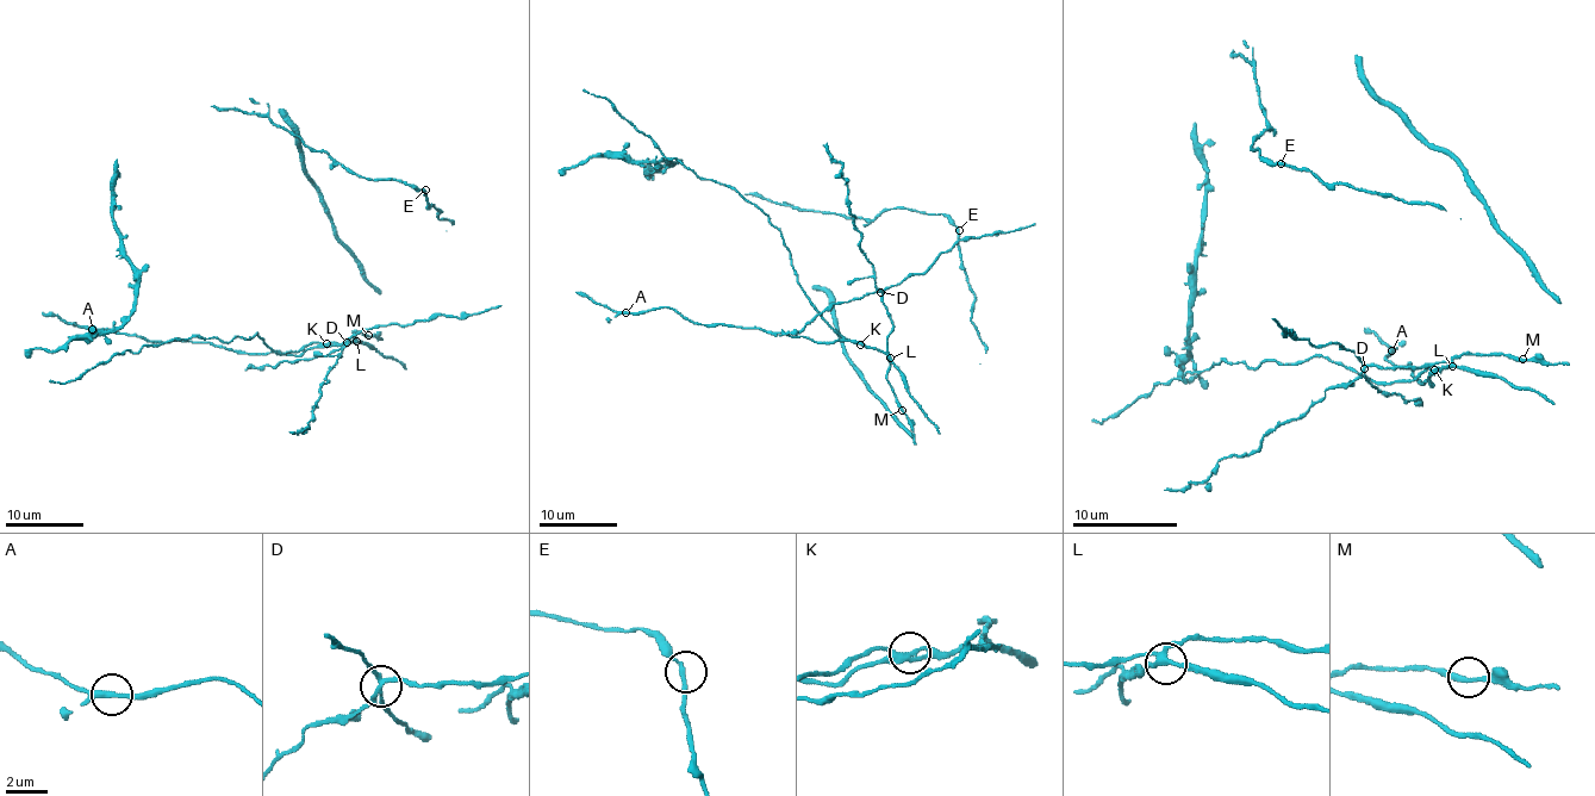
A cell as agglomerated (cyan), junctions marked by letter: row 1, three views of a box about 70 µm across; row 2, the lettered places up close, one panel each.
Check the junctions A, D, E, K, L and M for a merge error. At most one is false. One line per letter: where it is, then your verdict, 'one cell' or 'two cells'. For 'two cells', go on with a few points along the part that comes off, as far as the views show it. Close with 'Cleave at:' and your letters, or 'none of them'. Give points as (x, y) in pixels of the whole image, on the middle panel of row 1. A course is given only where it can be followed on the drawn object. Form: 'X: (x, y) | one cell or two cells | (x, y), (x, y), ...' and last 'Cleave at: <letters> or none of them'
A: (625, 312) | one cell
D: (880, 292) | two cells | (880, 292), (911, 274), (921, 274), (960, 240), (1004, 234), (1035, 224)
E: (959, 230) | one cell
K: (860, 344) | one cell
L: (890, 358) | one cell
M: (902, 410) | one cell
Cleave at: D

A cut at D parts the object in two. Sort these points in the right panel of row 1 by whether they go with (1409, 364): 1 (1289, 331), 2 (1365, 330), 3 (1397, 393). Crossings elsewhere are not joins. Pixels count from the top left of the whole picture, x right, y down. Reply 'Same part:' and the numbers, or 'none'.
Same part: 2

